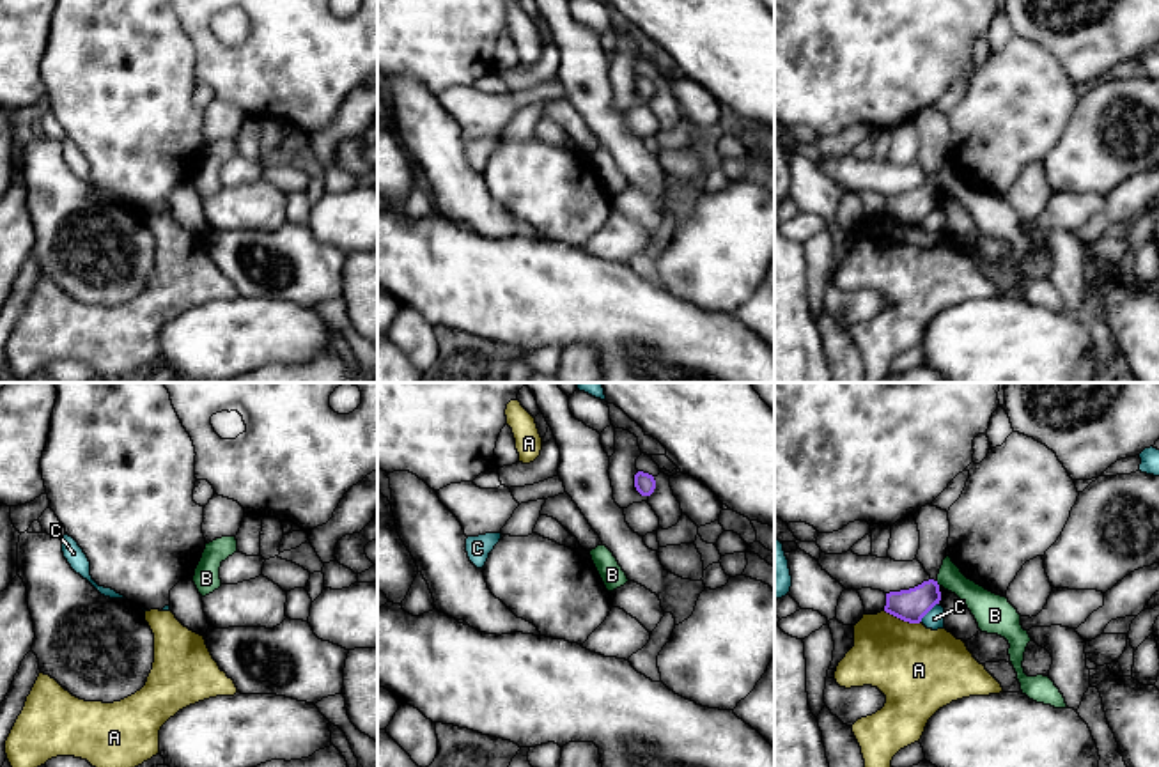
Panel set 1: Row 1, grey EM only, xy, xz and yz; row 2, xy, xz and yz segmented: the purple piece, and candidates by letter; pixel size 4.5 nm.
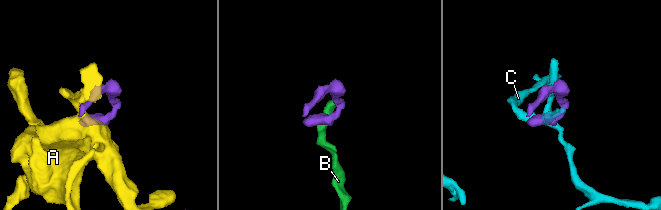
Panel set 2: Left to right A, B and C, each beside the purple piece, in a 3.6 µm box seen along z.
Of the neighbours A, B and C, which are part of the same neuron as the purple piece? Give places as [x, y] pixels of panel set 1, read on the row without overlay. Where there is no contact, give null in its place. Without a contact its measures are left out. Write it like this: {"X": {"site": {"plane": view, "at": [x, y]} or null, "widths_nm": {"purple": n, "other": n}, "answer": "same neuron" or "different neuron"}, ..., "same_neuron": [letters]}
{"A": {"site": {"plane": "yz", "at": [902, 222]}, "widths_nm": {"purple": 150, "other": 380}, "answer": "different neuron"}, "B": {"site": {"plane": "yz", "at": [936, 186]}, "widths_nm": {"purple": 150, "other": 140}, "answer": "different neuron"}, "C": {"site": {"plane": "yz", "at": [929, 213]}, "widths_nm": {"purple": 150, "other": 90}, "answer": "different neuron"}, "same_neuron": []}

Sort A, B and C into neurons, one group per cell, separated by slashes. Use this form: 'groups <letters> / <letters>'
groups A / B / C

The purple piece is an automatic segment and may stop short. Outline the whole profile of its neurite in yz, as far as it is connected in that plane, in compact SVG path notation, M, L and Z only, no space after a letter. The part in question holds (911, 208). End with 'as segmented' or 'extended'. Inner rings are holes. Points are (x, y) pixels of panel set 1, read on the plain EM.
M929 182L914 191L886 197L884 214L904 225L920 227L939 204L939 188Z; as segmented

